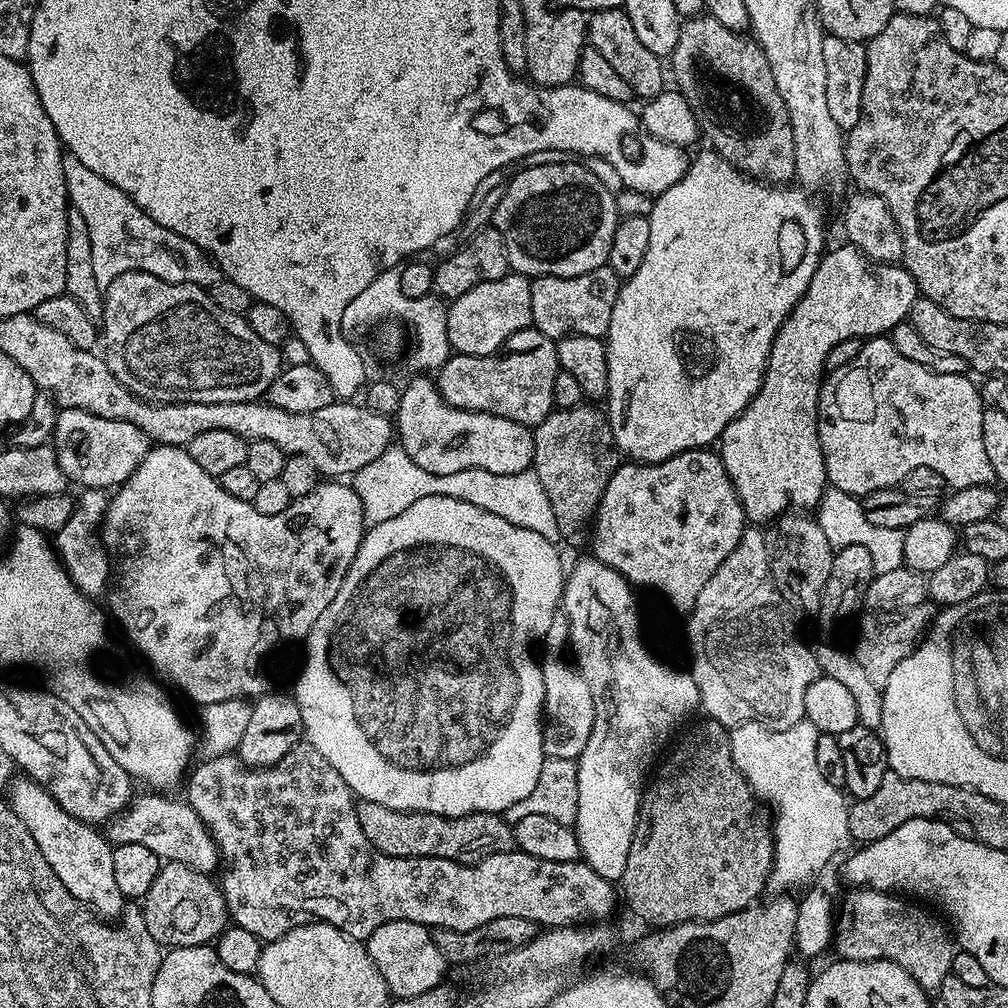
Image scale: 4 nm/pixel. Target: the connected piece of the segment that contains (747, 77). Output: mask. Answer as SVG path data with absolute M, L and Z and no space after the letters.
M701 14L685 19L683 23L681 23L680 33L678 34L678 46L674 46L670 63L672 63L672 68L670 64L671 75L672 72L676 75L675 87L688 99L688 105L691 106L692 113L699 119L701 133L706 137L706 140L708 136L709 142L712 143L709 145L711 145L722 159L733 164L740 172L747 172L749 176L757 180L762 180L777 186L783 185L795 177L796 155L794 154L794 130L790 126L790 114L786 110L786 102L782 102L782 94L778 90L778 82L774 82L774 74L770 70L770 62L755 39L749 38L744 32L735 32L726 26L722 26L722 22L718 22L712 16Z

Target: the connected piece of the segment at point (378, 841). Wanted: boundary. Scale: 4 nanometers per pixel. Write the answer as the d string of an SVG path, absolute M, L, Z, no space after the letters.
M360 800L356 805L356 813L358 814L358 824L362 826L362 834L366 834L366 838L378 851L394 858L446 858L447 860L457 860L459 864L477 864L478 861L490 858L494 854L506 854L516 848L516 834L513 825L507 824L503 815L494 812L471 812L465 816L439 816L438 814L430 814L429 812L392 810L390 806L380 806L378 802Z

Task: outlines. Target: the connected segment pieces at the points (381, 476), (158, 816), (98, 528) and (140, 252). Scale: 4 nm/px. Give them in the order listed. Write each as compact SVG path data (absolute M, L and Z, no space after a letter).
M390 446L370 466L362 466L351 477L350 487L356 491L362 502L365 525L386 522L390 518L398 518L402 510L414 506L422 498L431 496L449 496L462 498L462 502L470 502L470 506L482 506L482 510L490 510L490 514L498 514L498 518L506 518L506 522L514 522L514 526L522 526L526 530L534 530L534 534L542 534L542 538L556 542L560 540L558 518L554 518L554 506L550 506L550 498L546 498L546 490L542 490L542 482L538 482L535 470L518 474L490 474L490 470L458 470L458 474L430 474L430 470L422 470L410 454L399 446Z
M168 794L137 795L118 816L113 816L106 835L113 845L138 842L158 854L164 862L182 862L199 872L215 873L221 863L220 850L202 818L183 799L171 800Z
M90 488L79 493L76 509L70 514L66 526L54 533L54 547L60 557L60 563L68 571L68 577L77 588L89 598L105 595L110 584L110 557L104 549L102 525L110 499L107 491Z
M64 152L62 174L66 178L71 207L76 208L78 214L82 214L90 229L94 279L101 290L108 288L110 282L118 278L118 274L127 272L145 272L166 282L197 284L200 288L207 289L221 281L220 267L207 252L194 246L194 242L174 234L174 230L158 226L158 222L154 222L154 218L142 211L125 192L118 190L118 186L106 182L102 174L86 170L86 166L82 166L82 162L78 162L72 152Z

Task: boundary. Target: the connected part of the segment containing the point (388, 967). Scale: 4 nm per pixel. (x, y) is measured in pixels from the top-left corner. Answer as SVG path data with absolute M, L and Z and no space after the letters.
M386 922L370 933L366 947L389 993L396 998L426 994L426 990L437 988L445 979L444 971L450 968L442 950L438 950L431 931L418 922Z

